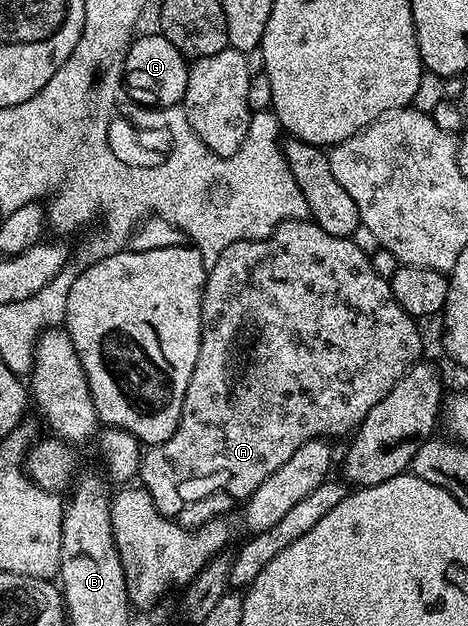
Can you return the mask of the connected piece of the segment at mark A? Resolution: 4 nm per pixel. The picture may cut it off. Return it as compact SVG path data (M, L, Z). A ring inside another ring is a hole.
M311 219L284 220L268 236L260 240L236 241L222 250L212 269L208 270L208 279L204 282L204 297L200 311L200 349L198 362L194 366L194 374L190 374L190 386L186 386L186 394L182 402L182 414L178 418L178 426L170 438L161 444L153 444L143 453L138 473L139 483L150 494L154 506L163 516L179 517L184 509L184 483L187 480L208 480L212 476L211 487L229 492L237 501L243 502L282 466L282 462L290 459L290 454L311 440L333 438L355 433L366 414L394 390L399 380L411 370L412 365L421 359L420 351L424 348L424 340L420 337L417 317L406 314L402 306L398 306L398 298L394 298L392 285L387 275L380 276L378 269L372 265L373 257L363 252L352 238L326 234L322 226L312 223Z

